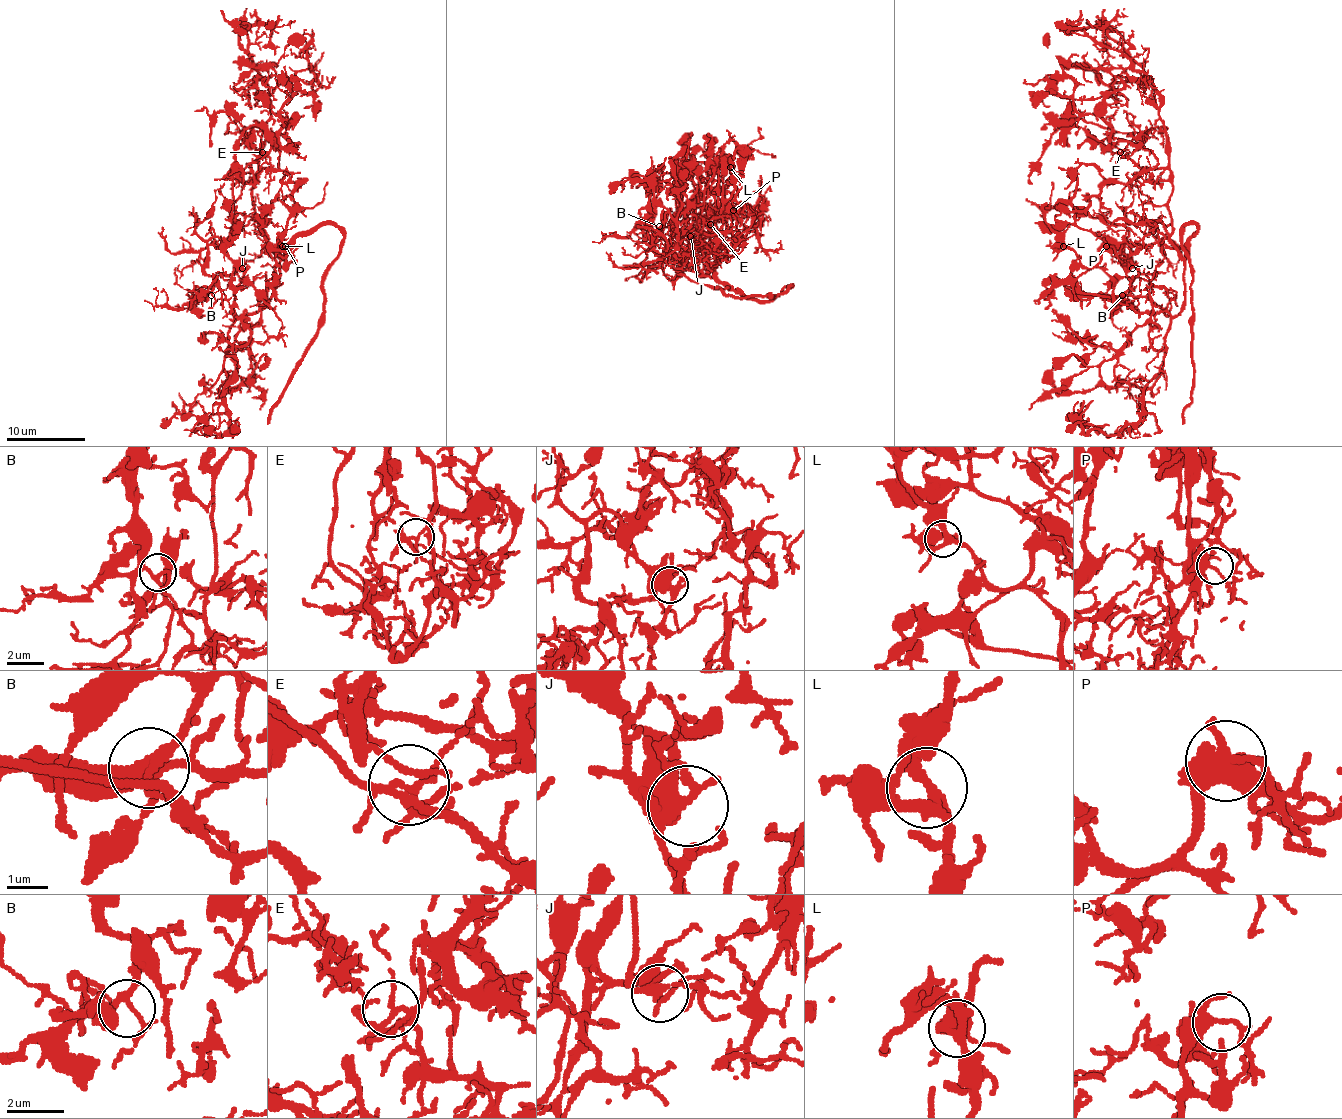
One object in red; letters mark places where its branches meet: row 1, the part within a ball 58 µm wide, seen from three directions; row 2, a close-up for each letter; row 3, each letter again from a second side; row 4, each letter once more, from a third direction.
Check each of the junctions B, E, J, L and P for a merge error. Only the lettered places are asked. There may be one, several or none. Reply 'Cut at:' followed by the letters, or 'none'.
Cut at: none

